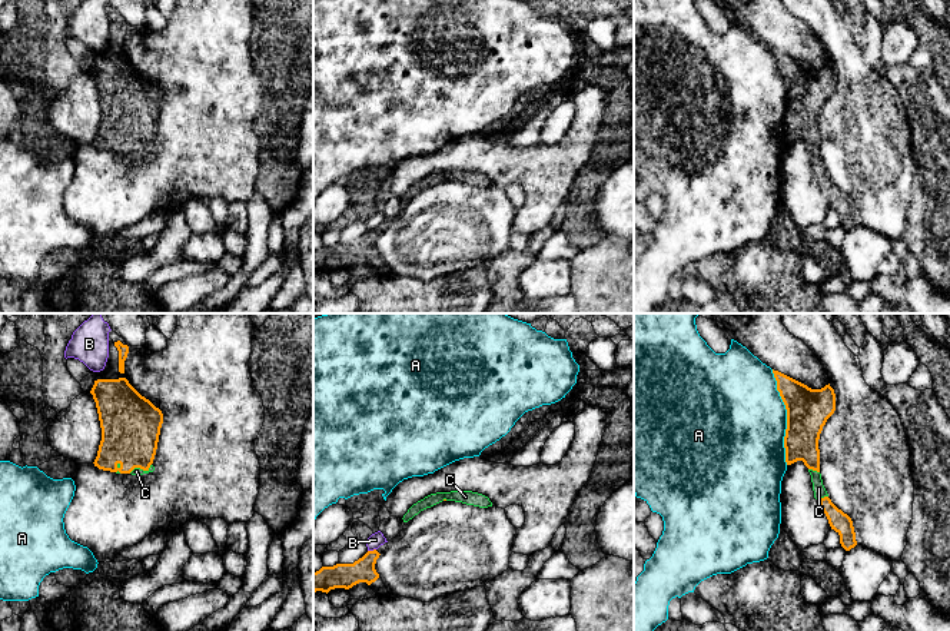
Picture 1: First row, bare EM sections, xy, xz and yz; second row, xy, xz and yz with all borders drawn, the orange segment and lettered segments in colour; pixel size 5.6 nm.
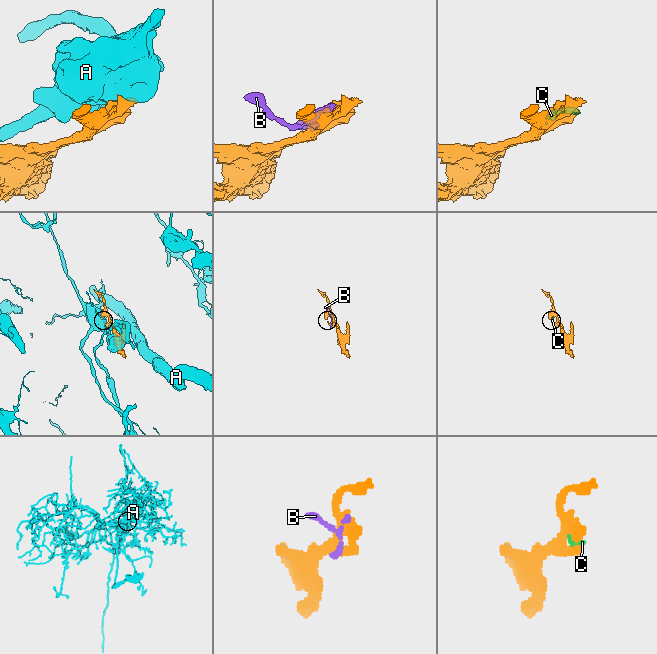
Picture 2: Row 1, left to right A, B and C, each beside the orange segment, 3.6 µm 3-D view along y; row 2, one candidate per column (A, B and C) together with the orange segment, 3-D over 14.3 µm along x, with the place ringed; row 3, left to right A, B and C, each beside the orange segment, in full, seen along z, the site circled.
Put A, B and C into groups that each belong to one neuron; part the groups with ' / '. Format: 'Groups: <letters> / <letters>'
Groups: A / B / C

